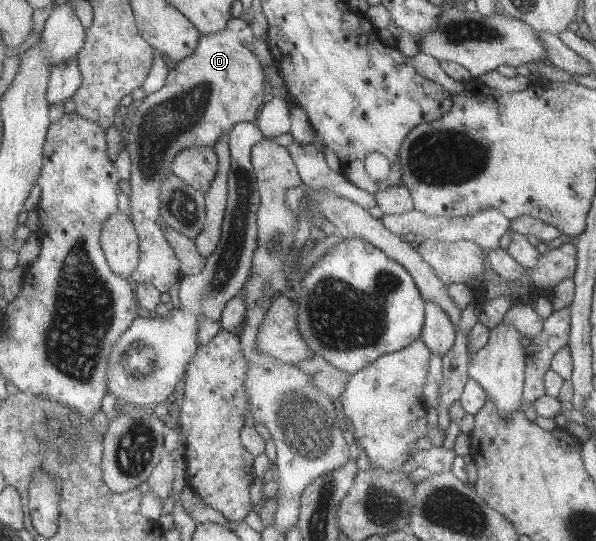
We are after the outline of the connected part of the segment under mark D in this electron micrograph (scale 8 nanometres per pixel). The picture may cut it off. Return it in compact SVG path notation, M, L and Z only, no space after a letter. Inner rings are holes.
M232 19L230 23L228 23L228 27L224 29L224 31L220 31L220 33L216 33L216 35L208 35L208 37L201 37L198 50L192 57L188 57L188 59L184 59L182 63L174 66L174 69L170 71L168 78L166 79L166 85L160 89L157 93L147 95L143 102L137 107L137 111L133 116L133 120L128 124L130 131L128 132L127 142L125 144L125 149L128 151L131 158L131 174L129 177L130 182L130 213L131 218L133 219L133 223L135 224L136 230L139 233L139 241L141 246L141 255L140 255L140 264L139 267L132 273L132 282L134 285L137 284L150 284L154 285L158 291L162 294L170 293L170 289L176 285L176 282L179 284L182 280L182 272L181 272L181 264L179 261L179 256L175 253L175 249L172 248L170 241L168 241L166 233L164 233L164 219L162 218L162 213L160 213L160 195L162 195L162 181L170 175L172 169L174 167L174 163L176 161L176 157L184 151L184 149L188 149L188 147L215 147L216 143L218 143L218 139L222 137L222 135L229 135L229 133L236 127L236 125L240 123L256 123L259 118L259 113L262 111L264 103L264 93L269 90L267 79L264 73L264 69L262 68L262 63L259 63L258 59L256 59L256 55L252 51L250 51L249 45L256 42L254 39L254 33L252 33L252 29L250 29L250 25L244 22L242 19Z

